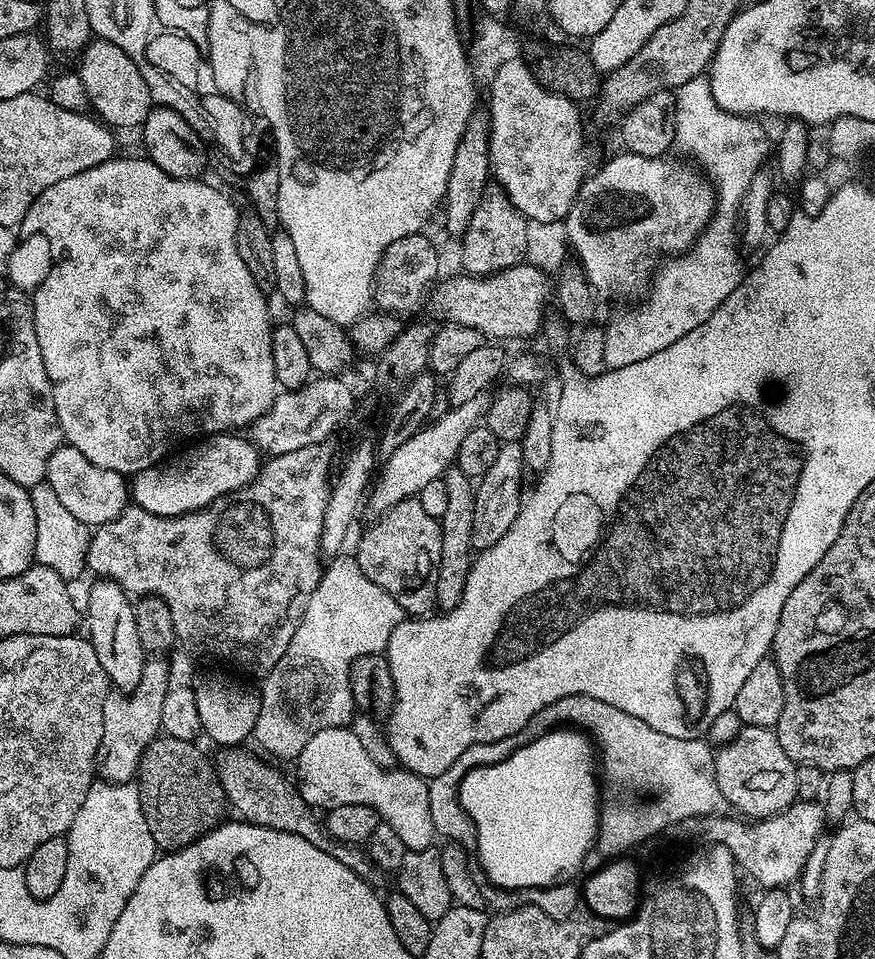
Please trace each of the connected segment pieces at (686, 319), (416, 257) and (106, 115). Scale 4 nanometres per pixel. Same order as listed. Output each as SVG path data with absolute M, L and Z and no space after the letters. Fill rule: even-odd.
M707 75L690 78L690 82L675 89L672 122L675 147L680 147L686 155L693 156L700 163L699 171L714 189L714 211L708 225L687 252L665 259L659 265L661 268L655 269L650 287L639 301L640 308L634 309L633 312L620 312L617 316L610 317L608 324L603 325L605 369L631 366L634 362L642 362L642 358L650 358L650 354L658 354L658 350L666 350L666 346L671 346L678 342L678 338L690 334L694 326L702 326L702 322L706 322L706 318L710 318L710 314L714 314L714 310L718 310L718 306L722 306L722 302L726 302L726 298L734 294L734 290L746 275L746 267L744 268L743 262L740 261L740 252L736 249L740 203L742 194L746 194L746 186L750 186L750 178L754 178L754 174L763 165L760 163L768 152L768 132L760 125L759 119L736 116L733 112L727 112L722 104L714 102Z
M415 232L398 242L390 242L382 254L372 281L372 298L377 308L384 314L405 314L425 303L430 289L437 283L440 272L440 256L436 248L424 237Z
M96 38L89 41L87 48L81 53L79 64L82 86L86 89L89 107L93 113L113 129L139 129L154 107L154 90L147 86L141 71L129 55L112 42Z

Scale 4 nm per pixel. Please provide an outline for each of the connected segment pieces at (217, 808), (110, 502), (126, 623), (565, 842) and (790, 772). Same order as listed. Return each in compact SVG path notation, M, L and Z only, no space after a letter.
M159 735L149 742L140 759L138 787L140 809L148 820L147 829L157 849L180 851L197 838L225 823L228 797L216 774L216 765L200 749L199 743Z
M67 442L61 443L60 448L50 454L44 479L62 505L87 526L99 526L118 518L118 514L122 514L122 510L130 504L130 484L125 476L114 470L102 470L102 466L94 466L82 450L74 450Z
M103 578L93 579L92 589L88 592L88 612L86 608L86 638L94 646L94 654L98 654L98 662L102 662L102 670L106 670L106 678L113 689L127 694L138 686L138 678L144 669L146 653L138 638L138 626L134 626L134 604L129 593L119 588L113 580Z
M559 728L547 732L524 747L520 747L504 761L483 764L465 774L459 788L459 800L462 808L475 825L474 840L476 839L478 858L485 874L492 883L500 888L518 890L518 892L548 887L556 884L563 877L561 876L562 873L568 874L581 864L592 846L597 830L600 830L600 805L598 806L598 788L594 776L594 758L596 759L593 743L583 731L574 728Z
M741 727L738 735L716 752L718 790L722 790L724 804L733 804L744 818L767 818L786 811L798 796L796 767L770 728Z

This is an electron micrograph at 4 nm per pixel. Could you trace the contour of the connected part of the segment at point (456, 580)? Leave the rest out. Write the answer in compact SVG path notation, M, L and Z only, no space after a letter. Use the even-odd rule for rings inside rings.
M450 466L443 474L444 509L438 517L442 530L442 554L438 562L438 582L436 583L435 607L447 610L458 606L462 590L466 588L466 578L472 569L474 549L472 531L474 530L474 506L476 505L476 488L473 481L465 476L461 468Z

